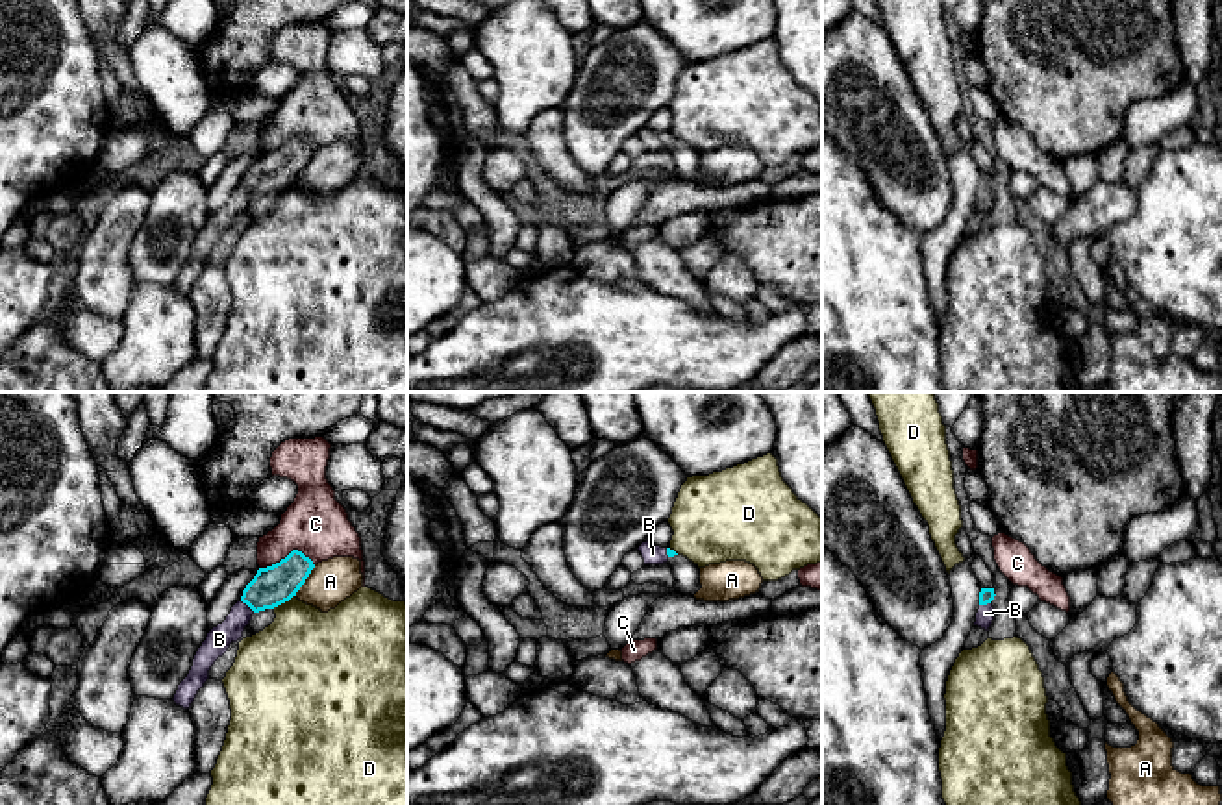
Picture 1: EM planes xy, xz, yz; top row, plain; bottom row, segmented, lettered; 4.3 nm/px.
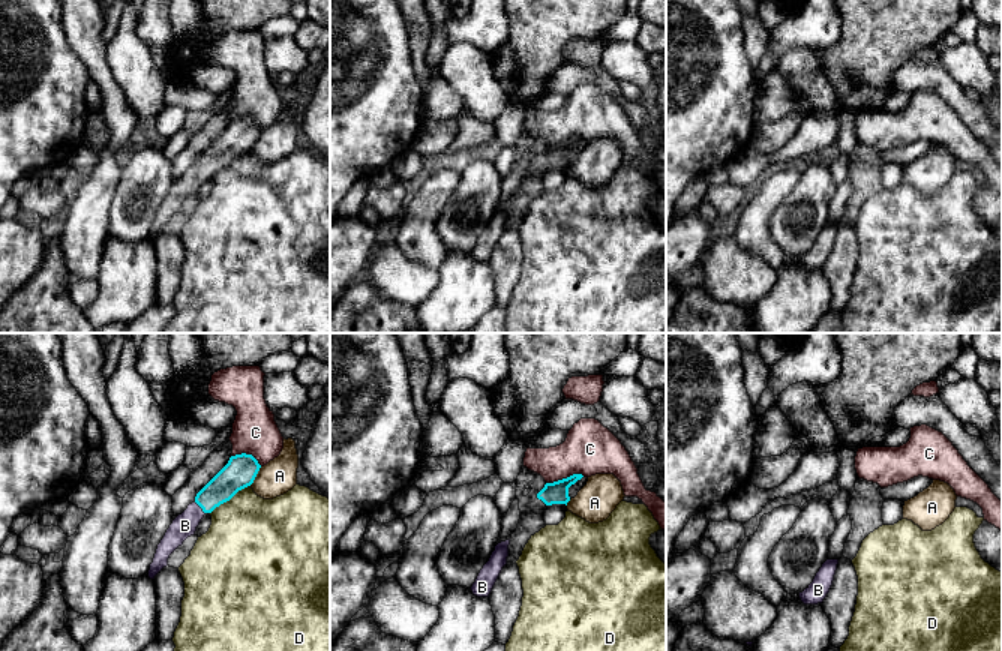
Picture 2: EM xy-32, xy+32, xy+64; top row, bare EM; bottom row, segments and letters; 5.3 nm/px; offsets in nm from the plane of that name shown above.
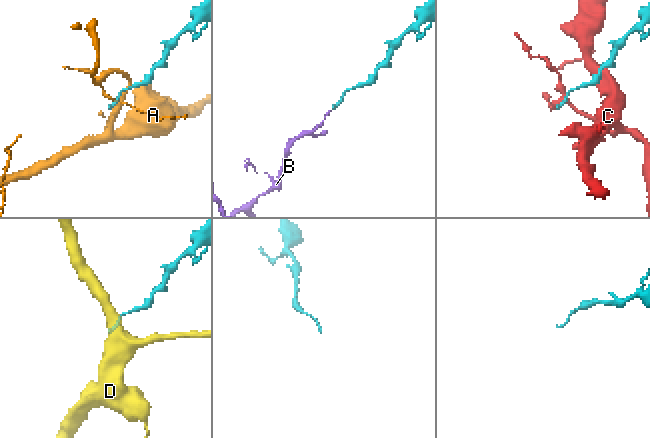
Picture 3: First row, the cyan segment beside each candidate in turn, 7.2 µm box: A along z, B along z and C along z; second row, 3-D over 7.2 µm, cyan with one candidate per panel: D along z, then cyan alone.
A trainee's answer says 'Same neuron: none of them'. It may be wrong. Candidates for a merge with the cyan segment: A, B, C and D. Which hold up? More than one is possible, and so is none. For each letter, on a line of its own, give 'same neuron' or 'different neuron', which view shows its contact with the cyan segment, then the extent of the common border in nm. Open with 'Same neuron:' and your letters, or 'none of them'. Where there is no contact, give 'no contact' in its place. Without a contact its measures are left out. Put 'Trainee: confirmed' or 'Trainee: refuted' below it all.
Same neuron: B
A: different neuron; meets cyan in xy; contact 160 nm long
B: same neuron; meets cyan in xy; contact 80 nm long
C: different neuron; meets cyan in xy; contact 240 nm long
D: different neuron; meets cyan in xy; contact 120 nm long
Trainee: refuted

